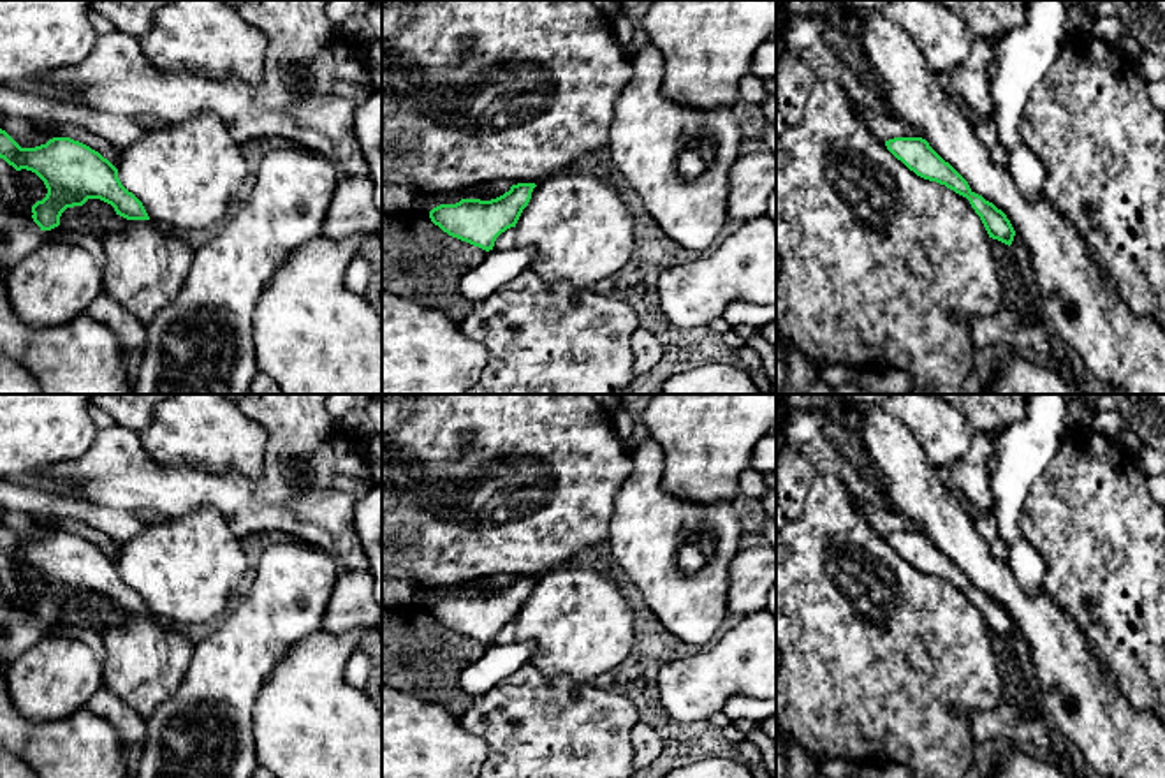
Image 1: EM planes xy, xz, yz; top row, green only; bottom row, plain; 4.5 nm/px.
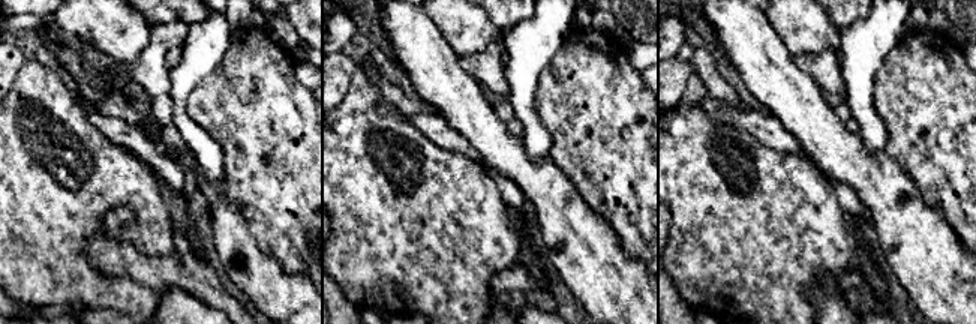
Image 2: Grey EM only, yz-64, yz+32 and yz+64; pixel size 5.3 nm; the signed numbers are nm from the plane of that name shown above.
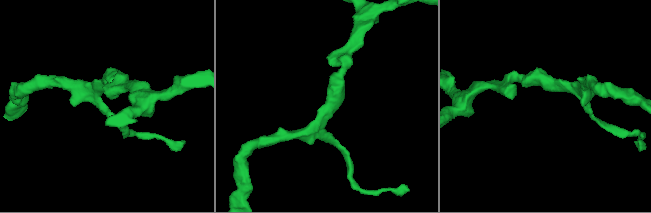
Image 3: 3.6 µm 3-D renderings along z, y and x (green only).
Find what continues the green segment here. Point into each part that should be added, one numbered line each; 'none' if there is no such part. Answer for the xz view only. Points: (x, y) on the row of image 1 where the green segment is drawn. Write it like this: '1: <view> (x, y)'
none

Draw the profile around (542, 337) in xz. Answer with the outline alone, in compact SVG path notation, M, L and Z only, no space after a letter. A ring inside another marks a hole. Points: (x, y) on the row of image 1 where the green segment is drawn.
M531 269L470 305L461 322L465 336L489 352L468 394L619 394L634 378L632 338L635 310L595 289L546 282Z

